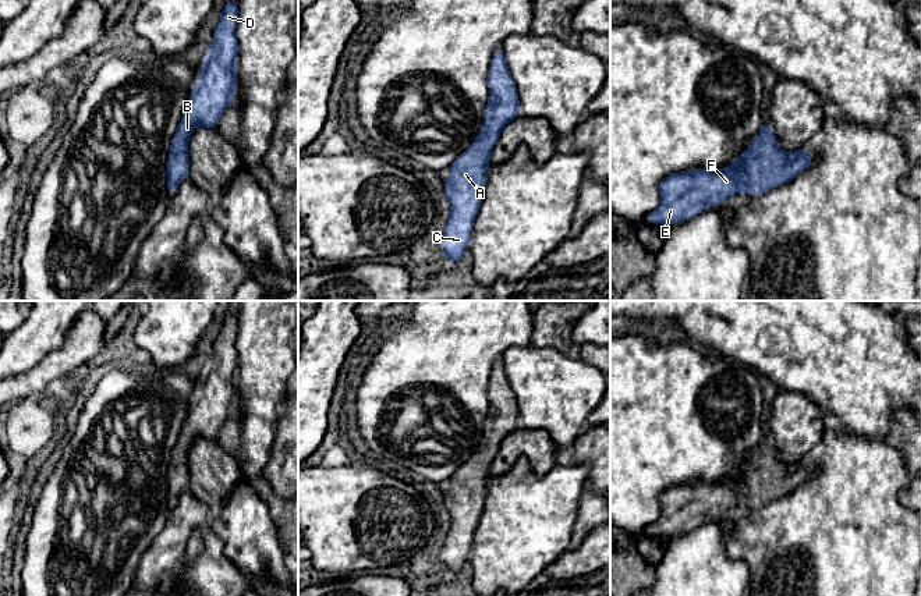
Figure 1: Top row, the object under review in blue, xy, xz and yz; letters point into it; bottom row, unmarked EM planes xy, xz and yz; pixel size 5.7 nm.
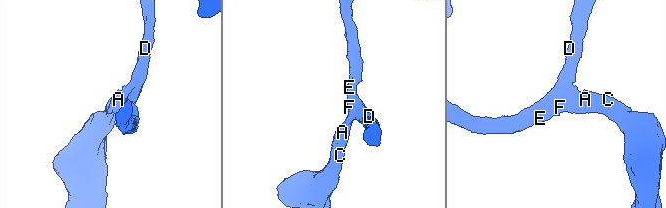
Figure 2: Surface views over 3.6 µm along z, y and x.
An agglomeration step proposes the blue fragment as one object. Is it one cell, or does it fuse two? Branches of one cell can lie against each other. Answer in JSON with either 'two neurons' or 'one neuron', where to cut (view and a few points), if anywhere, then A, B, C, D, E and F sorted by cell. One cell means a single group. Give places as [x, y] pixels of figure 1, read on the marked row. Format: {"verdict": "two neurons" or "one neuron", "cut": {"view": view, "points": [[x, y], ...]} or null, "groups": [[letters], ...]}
{"verdict": "one neuron", "cut": null, "groups": [["A", "B", "C", "D", "E", "F"]]}

